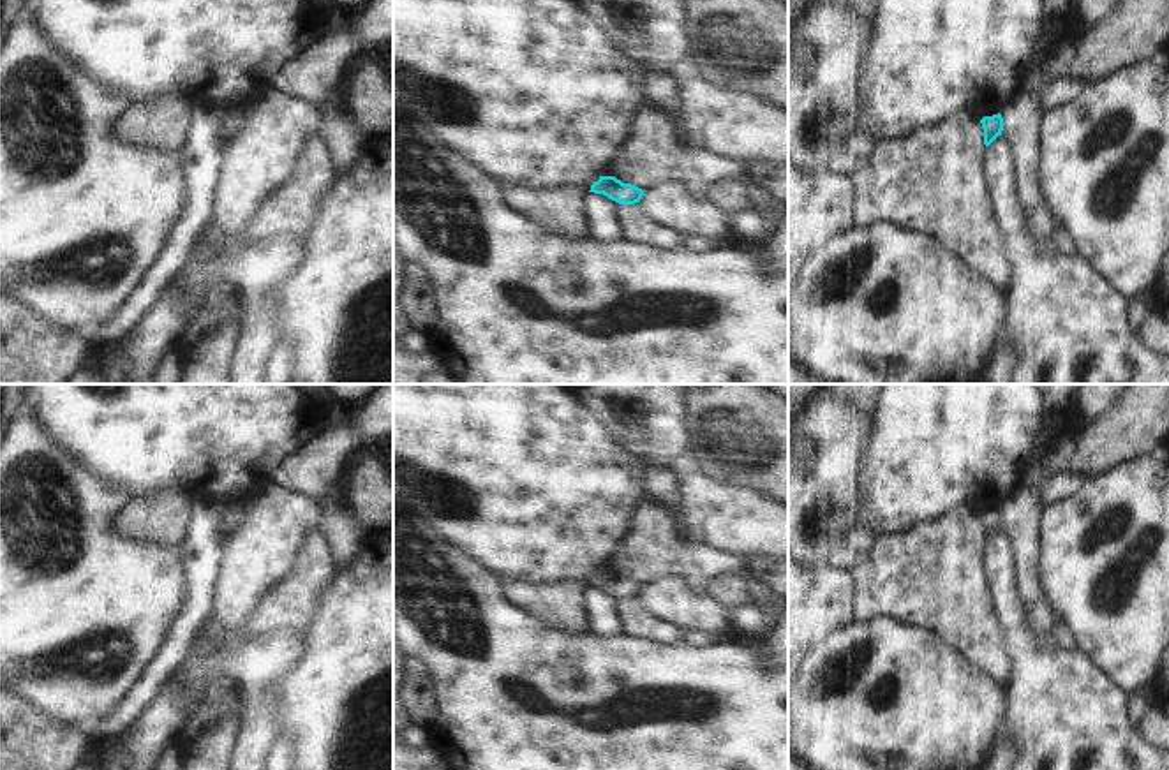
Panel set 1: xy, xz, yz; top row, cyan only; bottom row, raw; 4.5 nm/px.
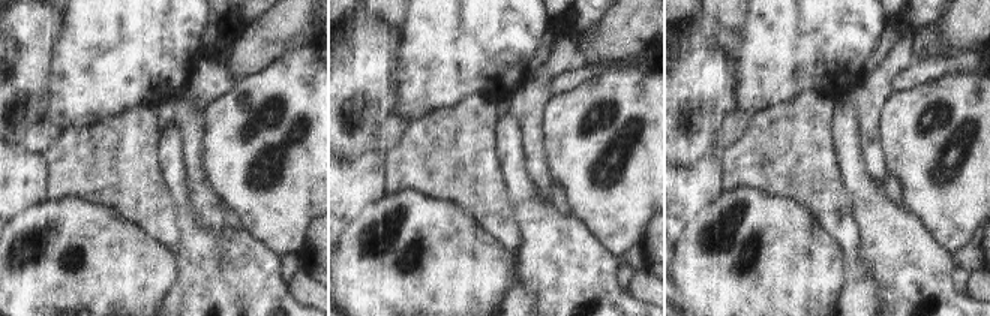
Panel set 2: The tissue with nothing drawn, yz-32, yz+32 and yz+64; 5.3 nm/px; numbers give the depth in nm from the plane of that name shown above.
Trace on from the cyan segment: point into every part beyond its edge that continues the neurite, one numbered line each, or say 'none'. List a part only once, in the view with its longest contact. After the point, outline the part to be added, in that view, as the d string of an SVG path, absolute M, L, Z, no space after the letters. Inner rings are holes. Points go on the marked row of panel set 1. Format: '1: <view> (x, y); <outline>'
none

